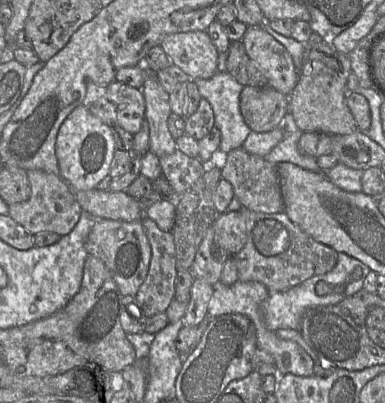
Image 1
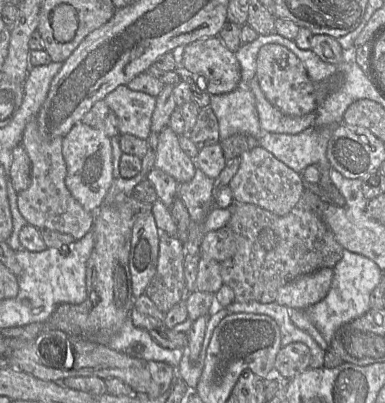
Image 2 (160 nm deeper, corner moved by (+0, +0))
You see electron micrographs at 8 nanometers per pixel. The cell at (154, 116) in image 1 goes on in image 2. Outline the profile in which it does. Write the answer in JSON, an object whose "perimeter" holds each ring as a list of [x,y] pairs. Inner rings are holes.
{"perimeter":[[[164,128],[158,135],[155,167],[172,176],[178,183],[193,179],[196,172],[195,160],[180,147],[178,135],[170,128]]]}

